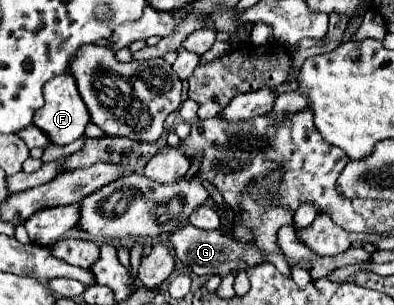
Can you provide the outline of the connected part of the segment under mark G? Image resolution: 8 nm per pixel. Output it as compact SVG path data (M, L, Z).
M178 228L170 234L168 246L170 246L172 254L176 256L176 260L180 260L184 266L188 266L194 274L198 274L198 276L214 276L214 274L224 276L228 270L238 266L242 252L246 252L254 244L242 246L238 240L226 238L220 230L204 232L204 230L198 230L198 228Z

